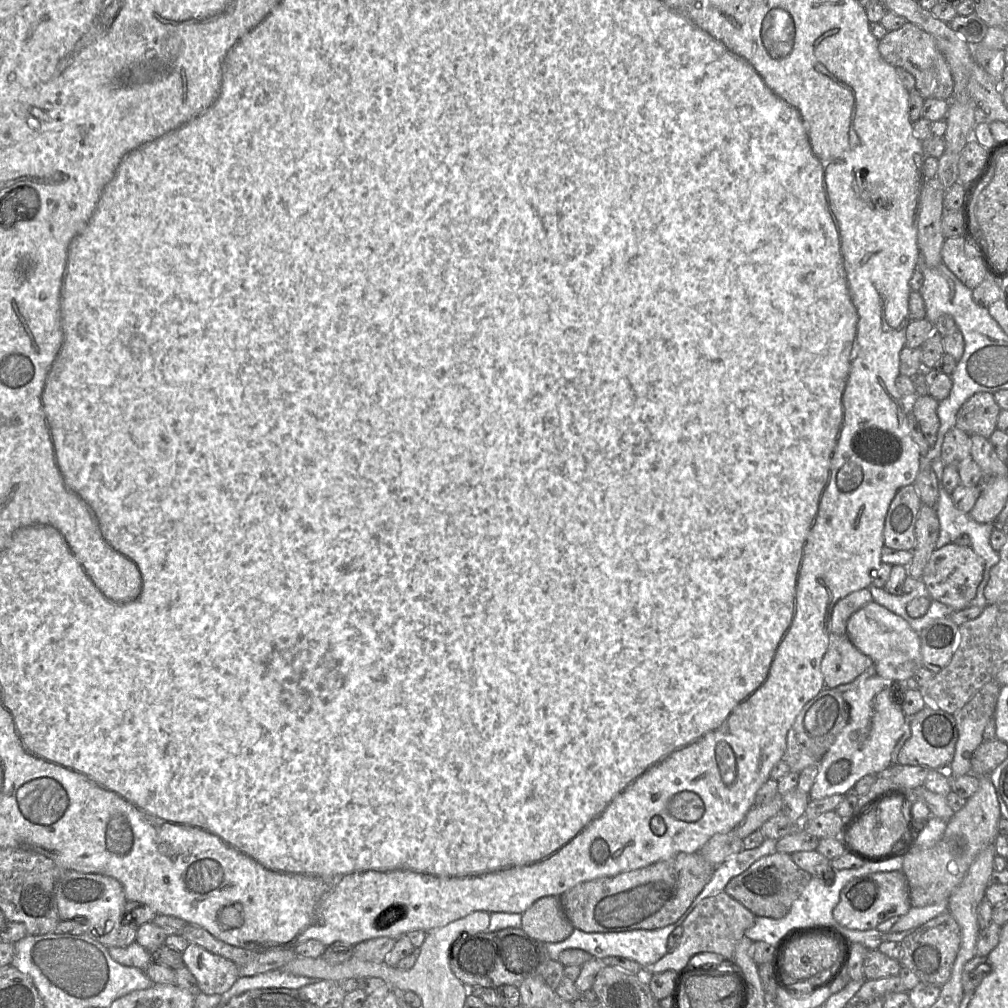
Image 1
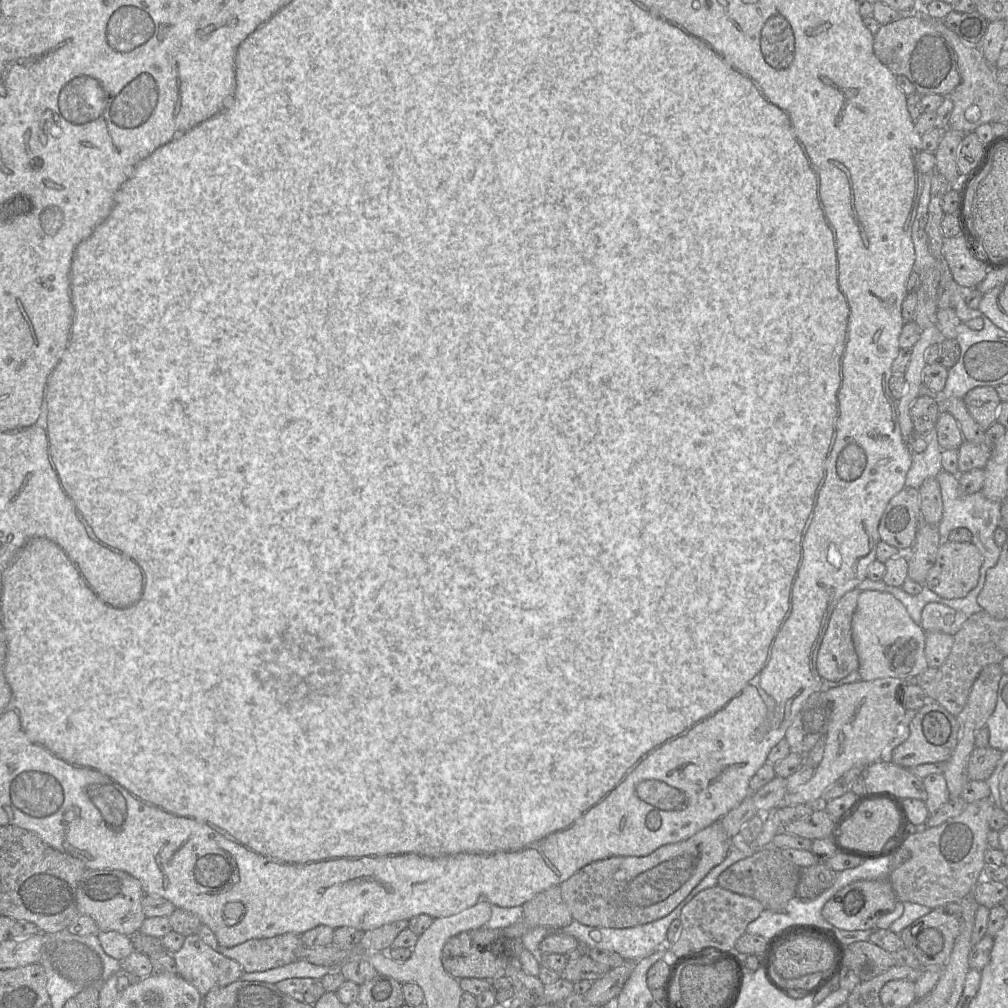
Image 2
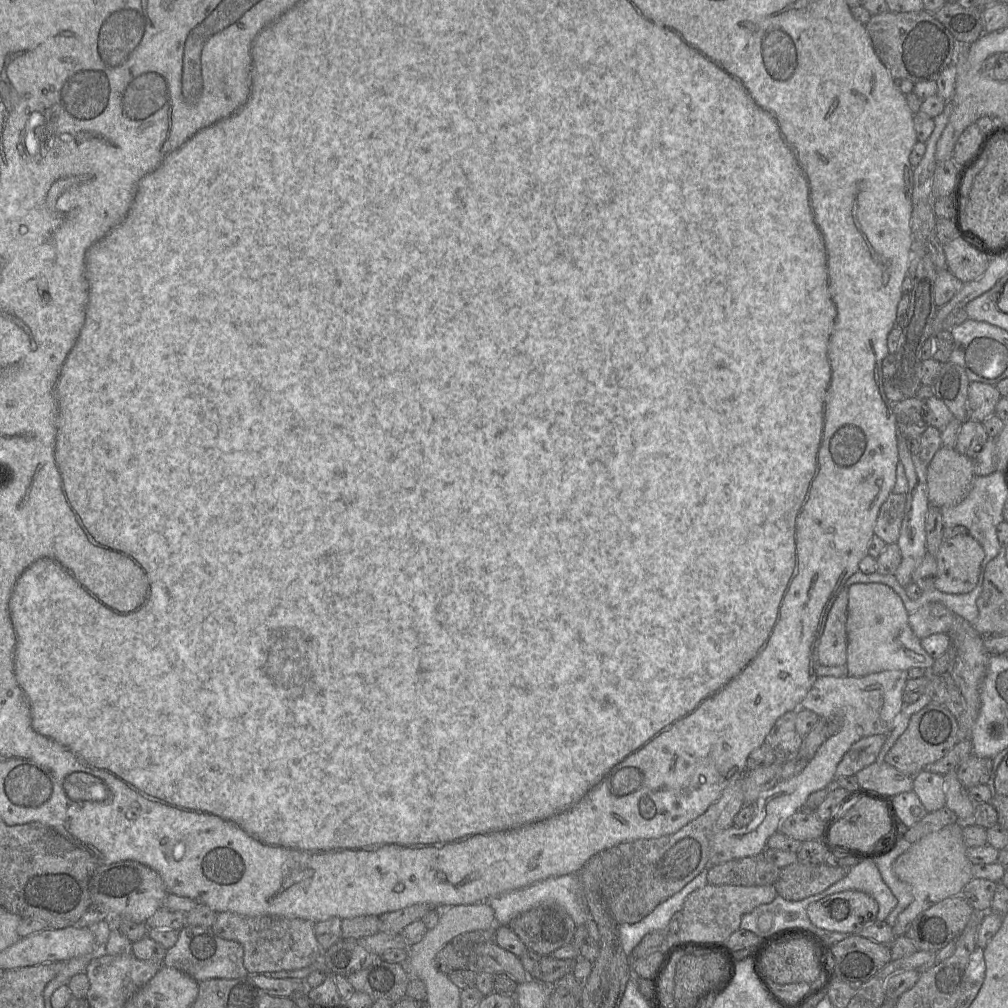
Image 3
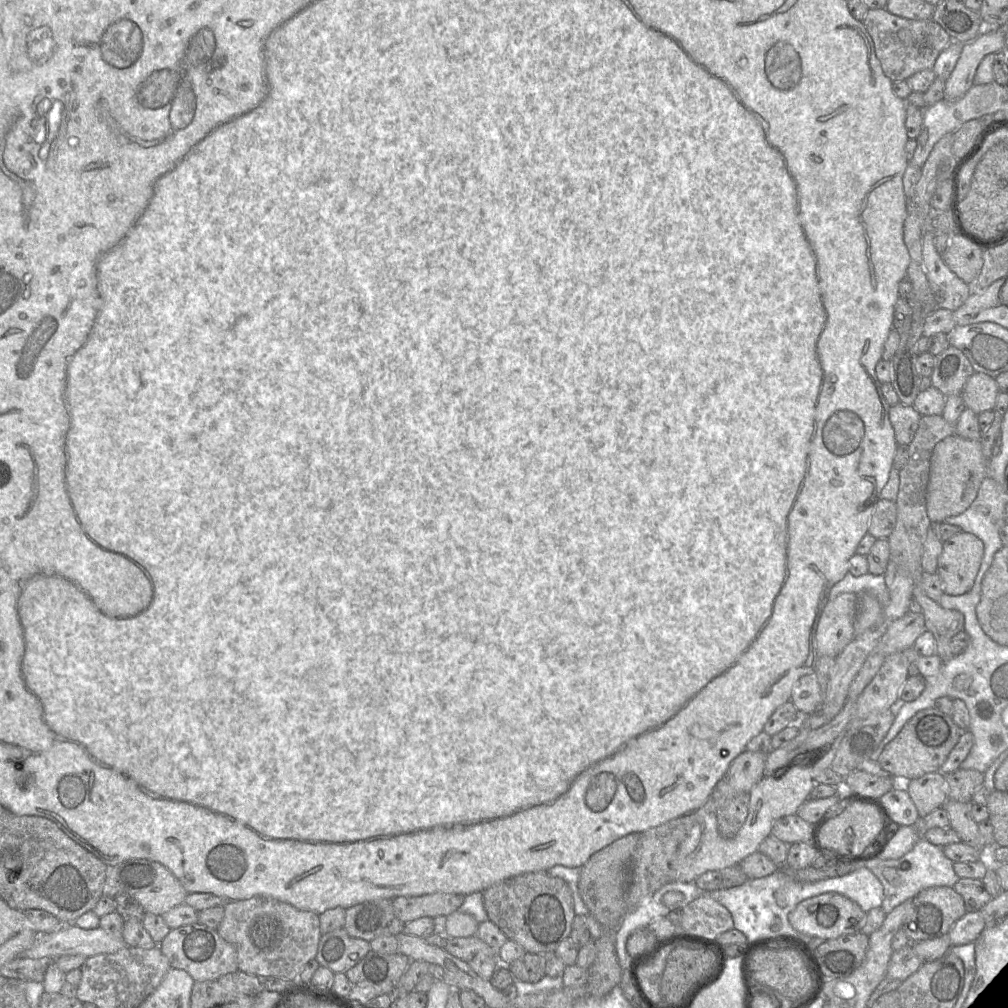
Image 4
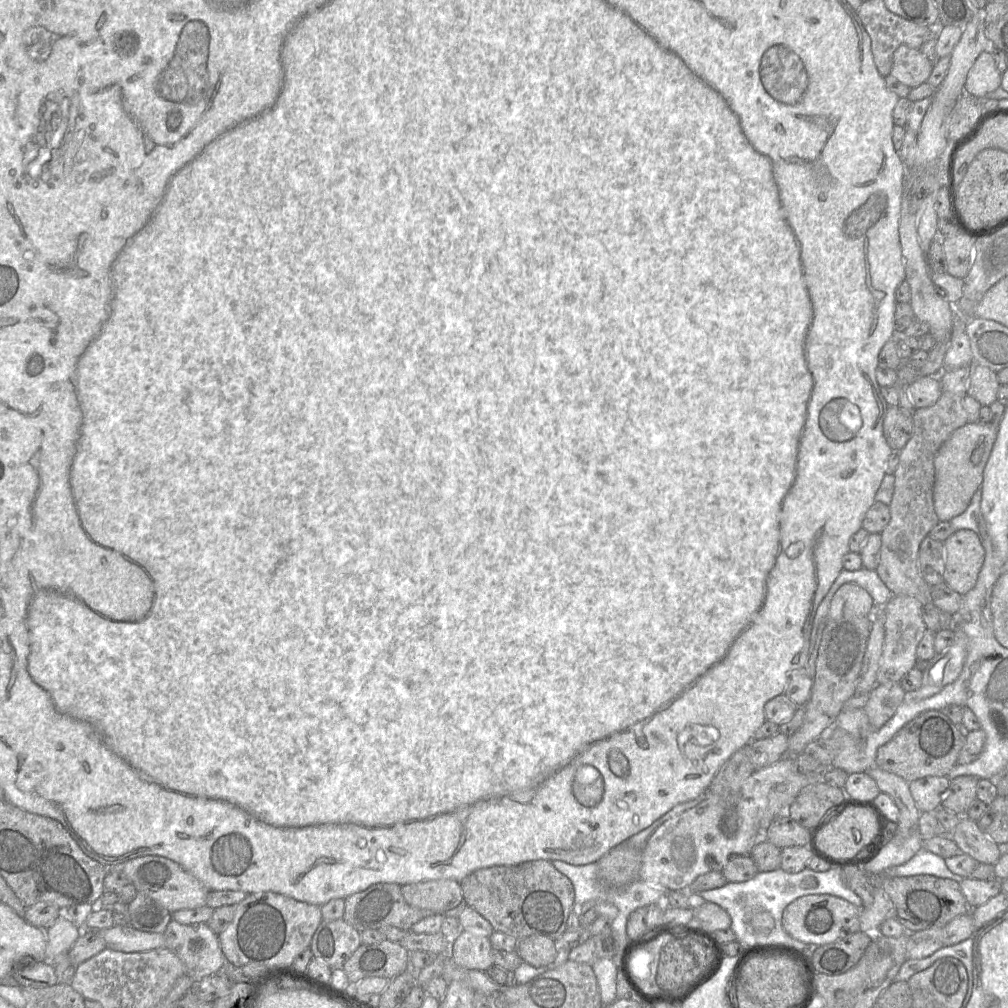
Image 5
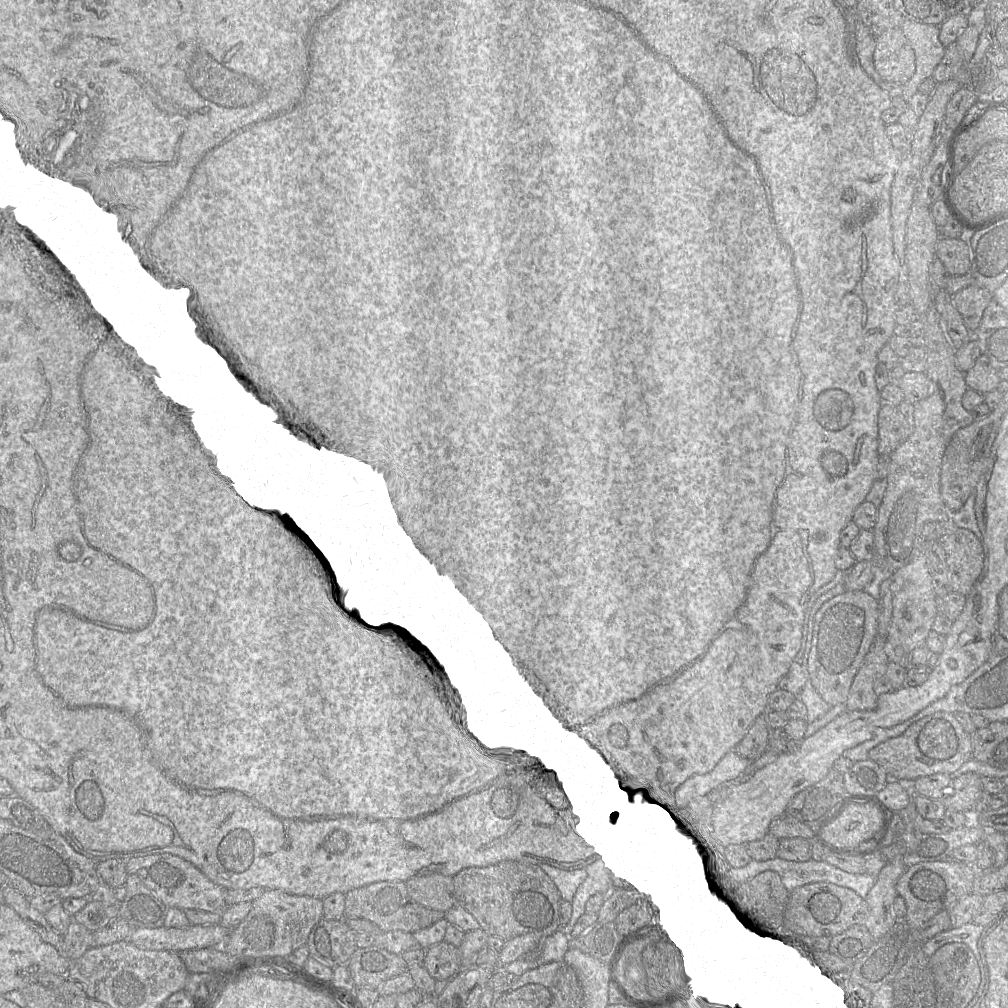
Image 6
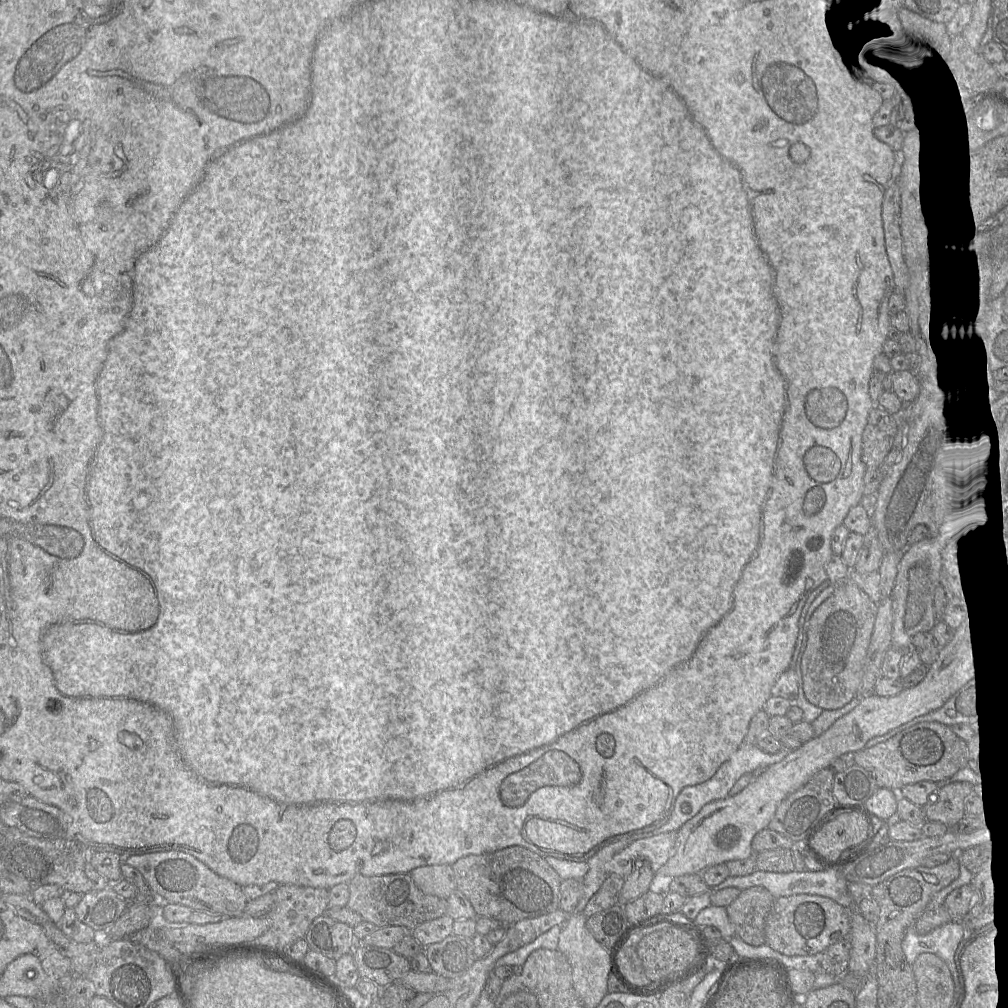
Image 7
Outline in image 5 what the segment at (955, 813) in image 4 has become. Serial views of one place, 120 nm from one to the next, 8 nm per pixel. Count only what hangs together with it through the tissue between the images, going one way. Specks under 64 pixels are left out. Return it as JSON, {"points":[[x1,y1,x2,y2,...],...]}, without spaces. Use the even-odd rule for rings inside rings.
{"points":[[960,816,951,838,961,853,972,856,977,862,995,865,1001,856,999,845,980,829,978,823]]}

